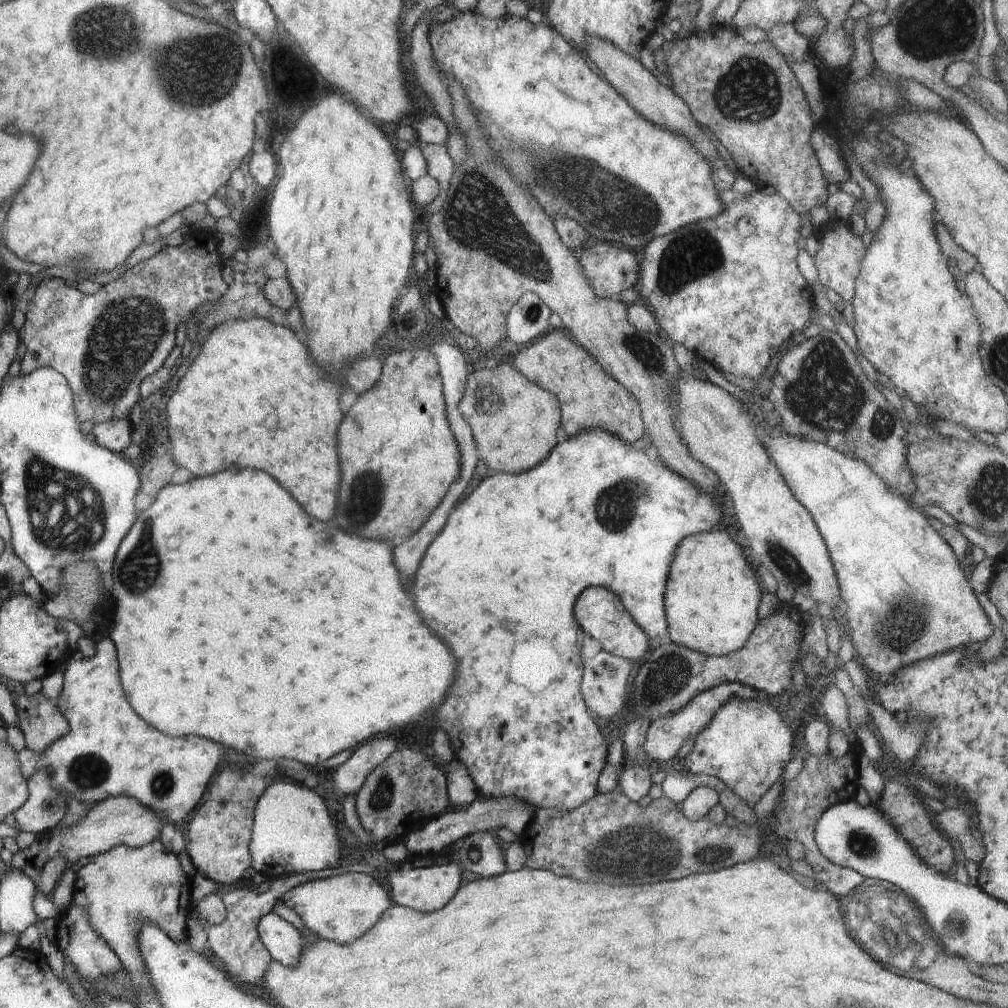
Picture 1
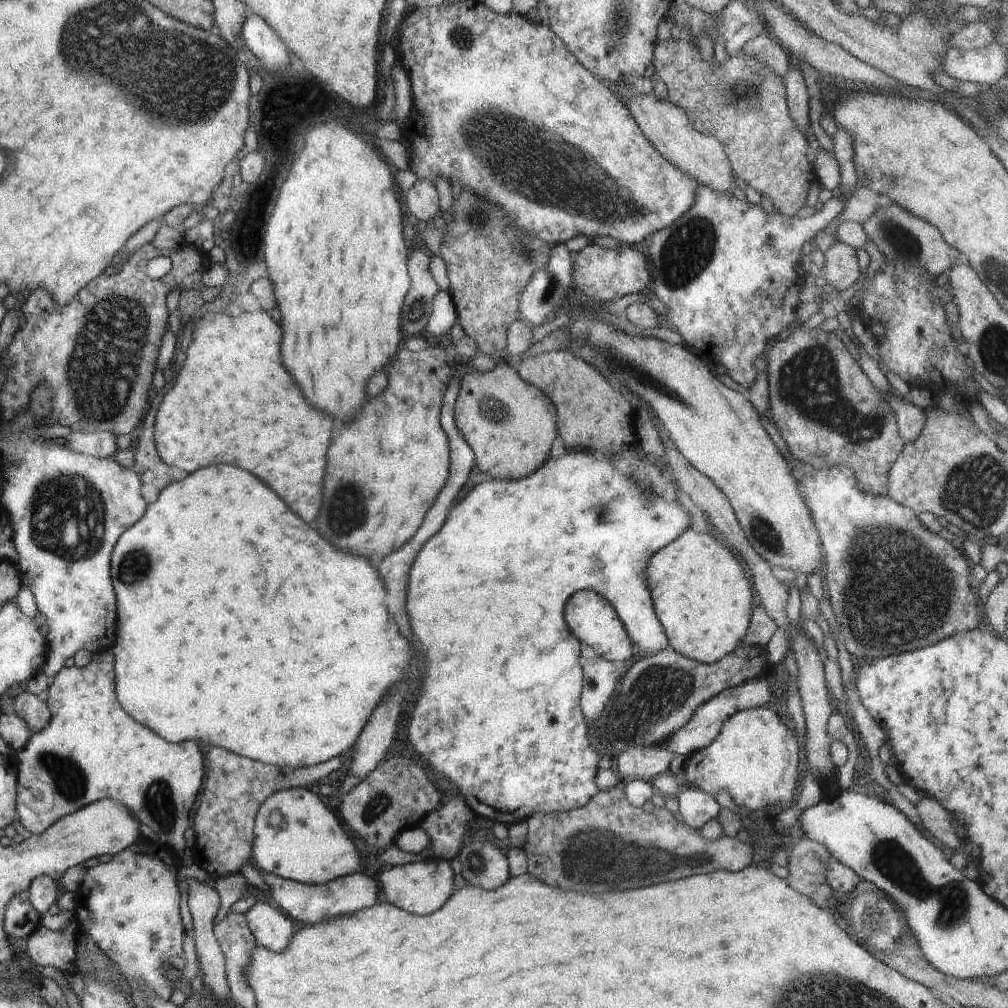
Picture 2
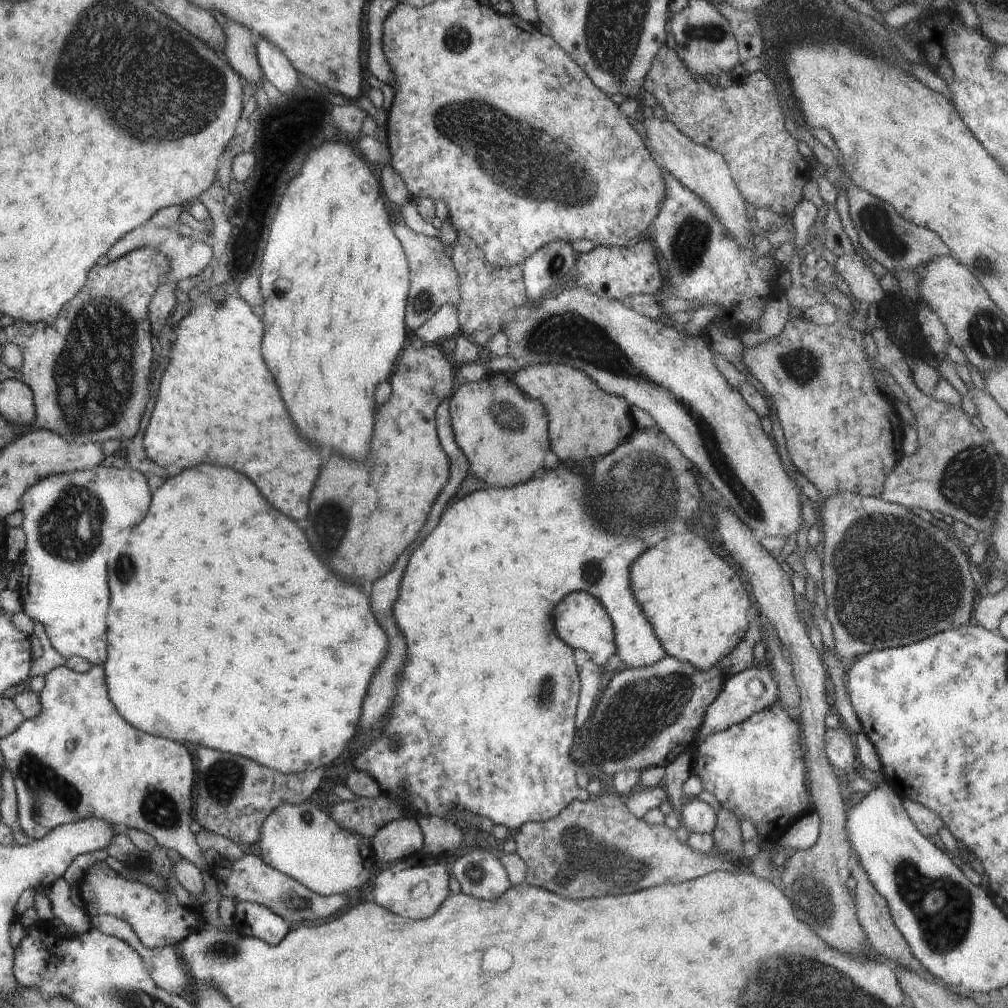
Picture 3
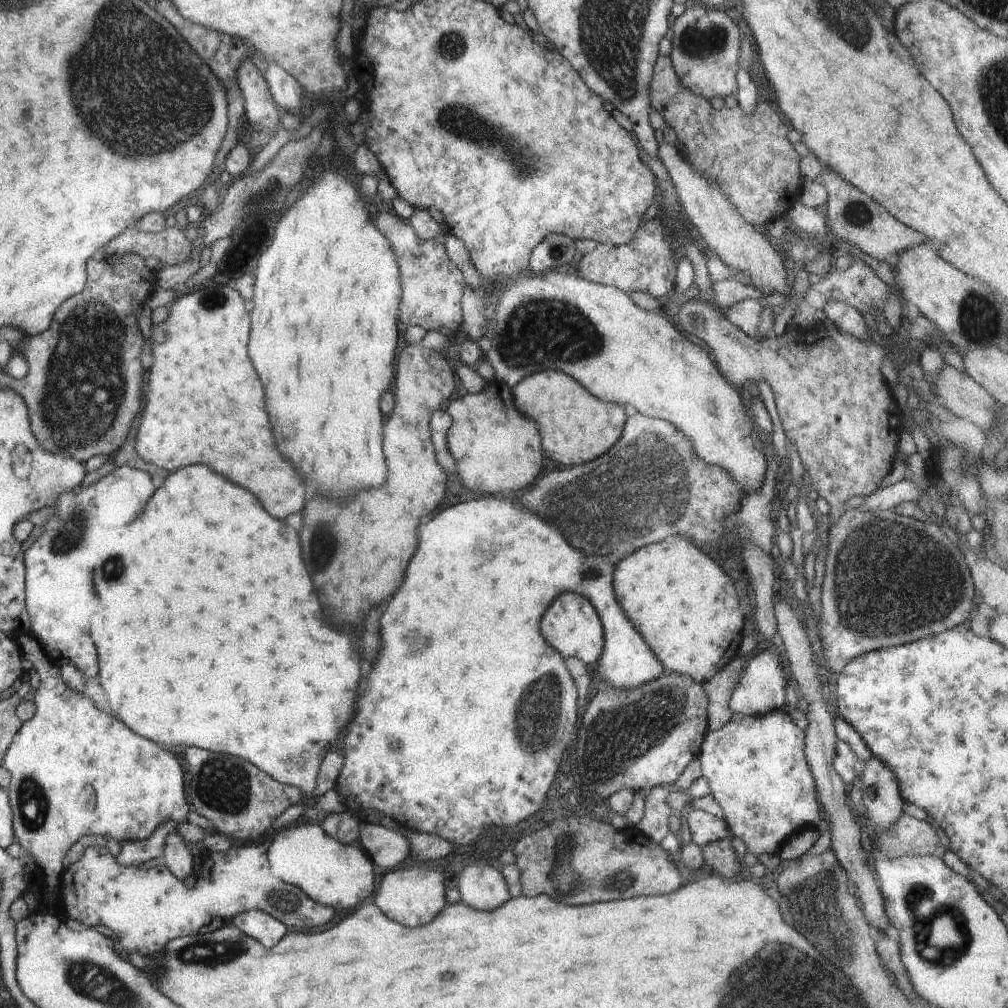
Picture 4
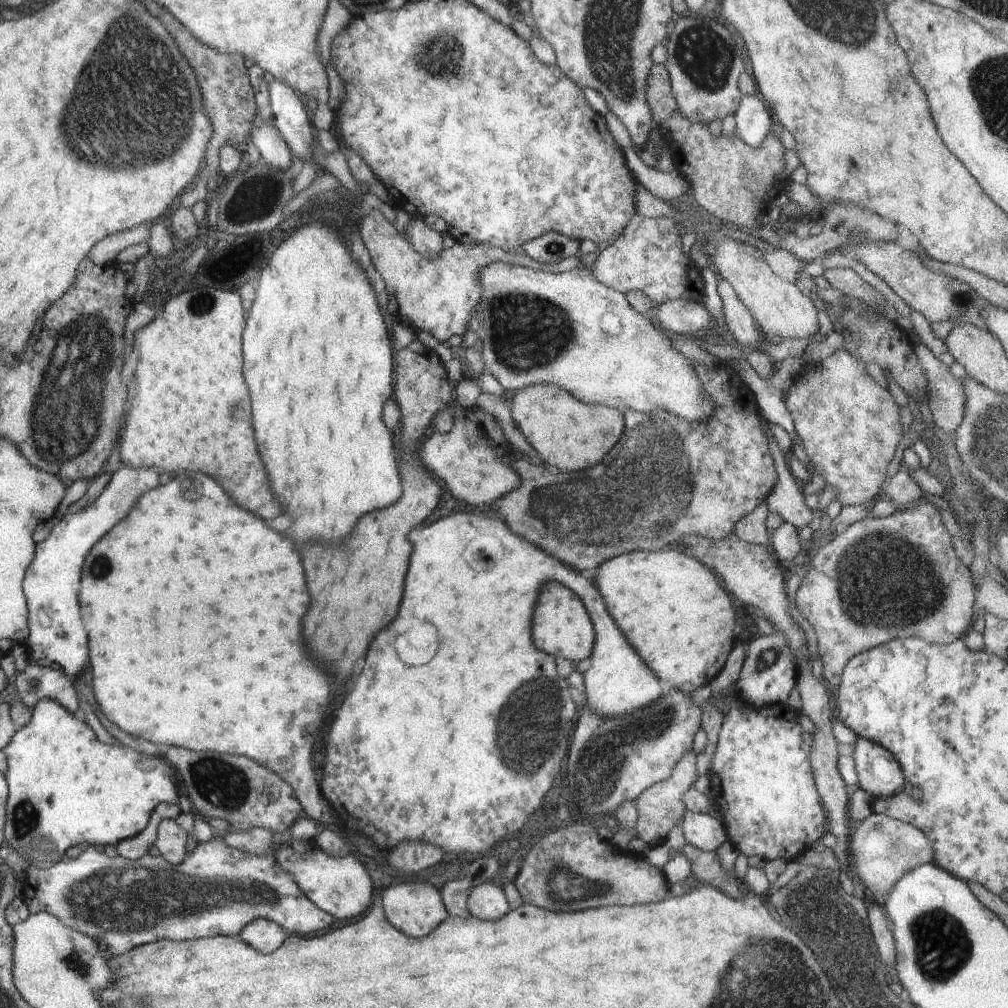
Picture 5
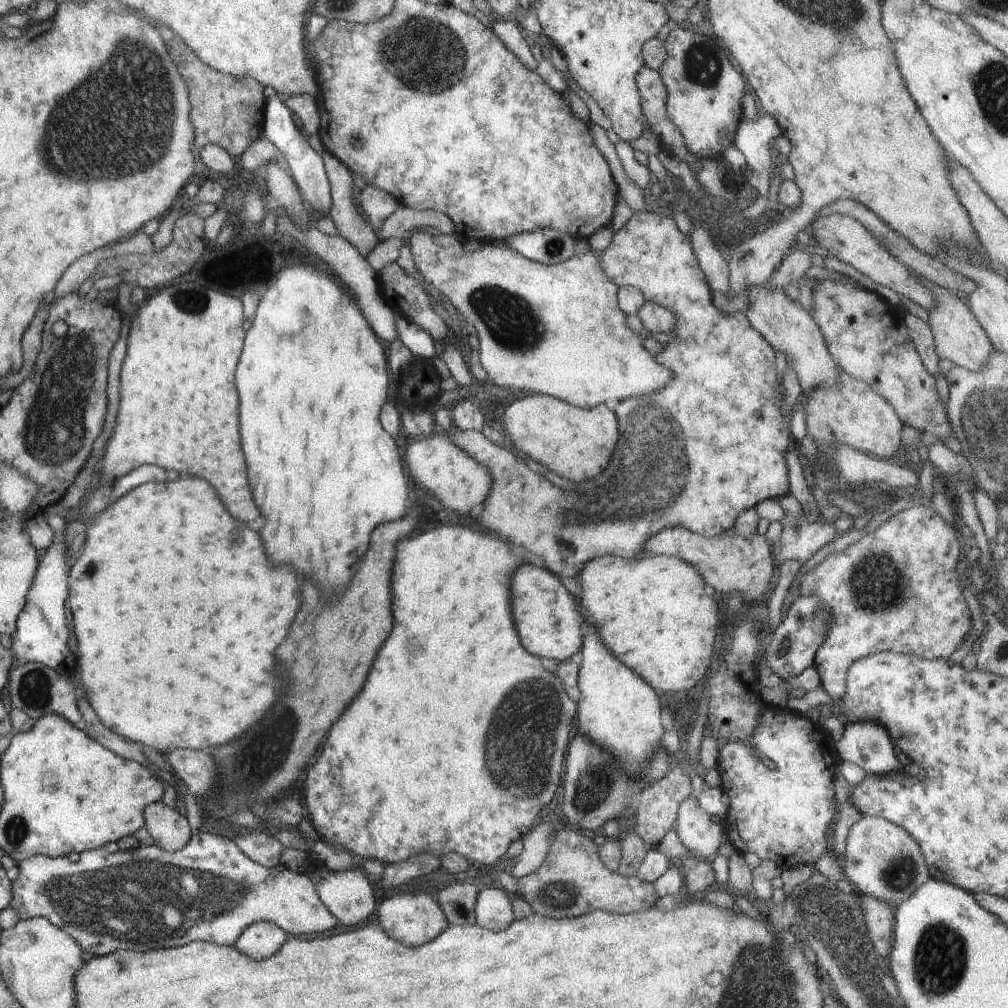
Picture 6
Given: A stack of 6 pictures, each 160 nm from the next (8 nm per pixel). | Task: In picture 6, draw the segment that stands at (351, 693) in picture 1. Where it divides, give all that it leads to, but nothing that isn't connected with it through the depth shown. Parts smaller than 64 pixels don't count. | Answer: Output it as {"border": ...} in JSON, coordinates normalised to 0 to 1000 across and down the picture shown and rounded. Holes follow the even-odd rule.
{"border":[[[183,472],[175,480],[163,480],[165,479],[140,480],[84,516],[85,536],[81,550],[70,562],[67,574],[66,596],[72,609],[71,641],[76,655],[74,668],[79,671],[83,691],[89,696],[101,720],[105,720],[107,724],[127,735],[154,742],[163,749],[173,743],[207,746],[212,740],[232,734],[244,722],[254,718],[262,710],[262,706],[278,692],[276,683],[280,683],[280,677],[272,671],[274,655],[270,655],[270,643],[278,641],[278,635],[284,633],[284,627],[296,607],[296,595],[292,593],[292,589],[298,589],[298,581],[288,562],[272,563],[266,560],[258,532],[246,522],[240,522],[238,516],[230,514],[224,508],[210,481],[204,480],[199,474],[187,472]]]}

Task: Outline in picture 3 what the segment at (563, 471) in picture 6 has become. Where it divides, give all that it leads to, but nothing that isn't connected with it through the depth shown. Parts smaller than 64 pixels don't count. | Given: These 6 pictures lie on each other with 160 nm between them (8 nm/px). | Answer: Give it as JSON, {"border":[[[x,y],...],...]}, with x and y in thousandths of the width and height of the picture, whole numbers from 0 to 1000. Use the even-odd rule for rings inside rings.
{"border":[[[537,361],[537,362],[528,362],[522,364],[521,366],[516,366],[515,368],[509,370],[508,375],[510,375],[511,380],[514,382],[514,385],[524,393],[524,395],[528,395],[528,397],[534,397],[540,405],[542,405],[542,411],[544,411],[544,425],[546,425],[546,444],[556,452],[556,454],[562,454],[562,460],[563,460],[563,456],[569,456],[569,458],[575,458],[575,456],[579,454],[591,454],[591,452],[601,452],[604,451],[611,442],[615,442],[619,438],[623,437],[625,431],[630,428],[630,421],[628,419],[628,415],[626,413],[626,408],[624,407],[624,400],[620,395],[611,395],[611,393],[603,393],[601,389],[597,389],[595,385],[591,385],[591,381],[579,371],[579,369],[573,369],[573,367],[569,367],[569,365],[563,365],[563,363],[552,363],[552,361]]]}

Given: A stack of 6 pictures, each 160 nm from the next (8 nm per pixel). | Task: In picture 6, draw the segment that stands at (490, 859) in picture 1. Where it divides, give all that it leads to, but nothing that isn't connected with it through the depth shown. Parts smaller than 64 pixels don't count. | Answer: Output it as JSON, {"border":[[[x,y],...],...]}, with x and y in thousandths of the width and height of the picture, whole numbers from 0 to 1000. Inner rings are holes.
{"border":[[[479,882],[473,887],[473,917],[484,923],[502,923],[511,913],[506,888],[496,882]]]}

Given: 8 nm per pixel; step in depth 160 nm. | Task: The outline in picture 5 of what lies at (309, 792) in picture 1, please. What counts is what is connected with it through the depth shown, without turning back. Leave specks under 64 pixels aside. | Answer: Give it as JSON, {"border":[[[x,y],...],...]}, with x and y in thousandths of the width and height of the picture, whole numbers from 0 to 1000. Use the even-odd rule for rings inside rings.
{"border":[[[290,829],[278,830],[278,837],[271,847],[275,856],[292,870],[297,882],[316,902],[340,913],[351,913],[363,907],[369,895],[369,875],[362,857],[349,847],[329,850],[313,838],[312,833],[299,835]]]}

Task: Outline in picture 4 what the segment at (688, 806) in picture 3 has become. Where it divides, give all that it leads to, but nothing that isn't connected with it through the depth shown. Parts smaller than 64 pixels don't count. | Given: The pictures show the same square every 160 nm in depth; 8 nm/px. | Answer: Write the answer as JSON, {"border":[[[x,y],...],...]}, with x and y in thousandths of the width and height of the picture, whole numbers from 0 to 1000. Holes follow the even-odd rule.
{"border":[[[688,802],[687,806],[683,808],[683,812],[678,813],[678,815],[680,829],[695,840],[725,828],[718,813],[695,803]]]}

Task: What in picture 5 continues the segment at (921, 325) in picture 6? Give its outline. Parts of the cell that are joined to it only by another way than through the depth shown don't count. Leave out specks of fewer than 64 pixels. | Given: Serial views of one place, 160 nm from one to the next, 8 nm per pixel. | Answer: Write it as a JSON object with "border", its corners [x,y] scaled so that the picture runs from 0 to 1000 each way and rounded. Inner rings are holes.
{"border":[[[914,337],[906,343],[920,375],[926,417],[933,427],[944,431],[952,423],[957,410],[958,394],[953,377],[945,375],[940,362],[935,360]]]}

